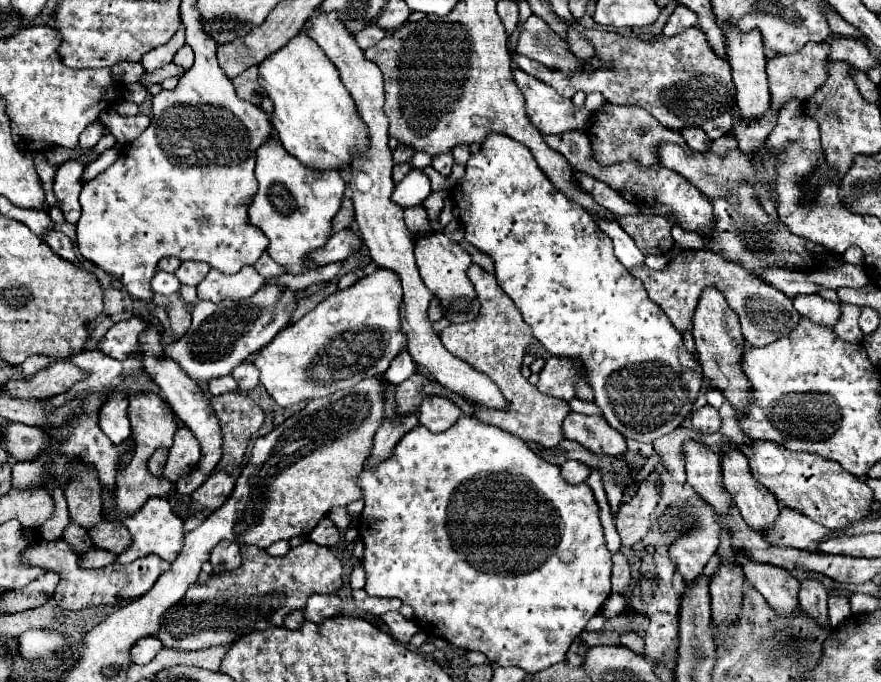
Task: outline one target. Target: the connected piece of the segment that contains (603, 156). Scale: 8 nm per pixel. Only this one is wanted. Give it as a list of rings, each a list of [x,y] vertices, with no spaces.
[[[606,103],[600,111],[592,113],[592,125],[588,127],[586,135],[592,141],[594,157],[604,165],[612,165],[618,161],[630,161],[630,159],[638,159],[642,165],[656,165],[658,163],[656,149],[660,143],[678,143],[688,149],[680,131],[664,129],[664,125],[660,125],[642,107],[618,107],[618,105]]]

